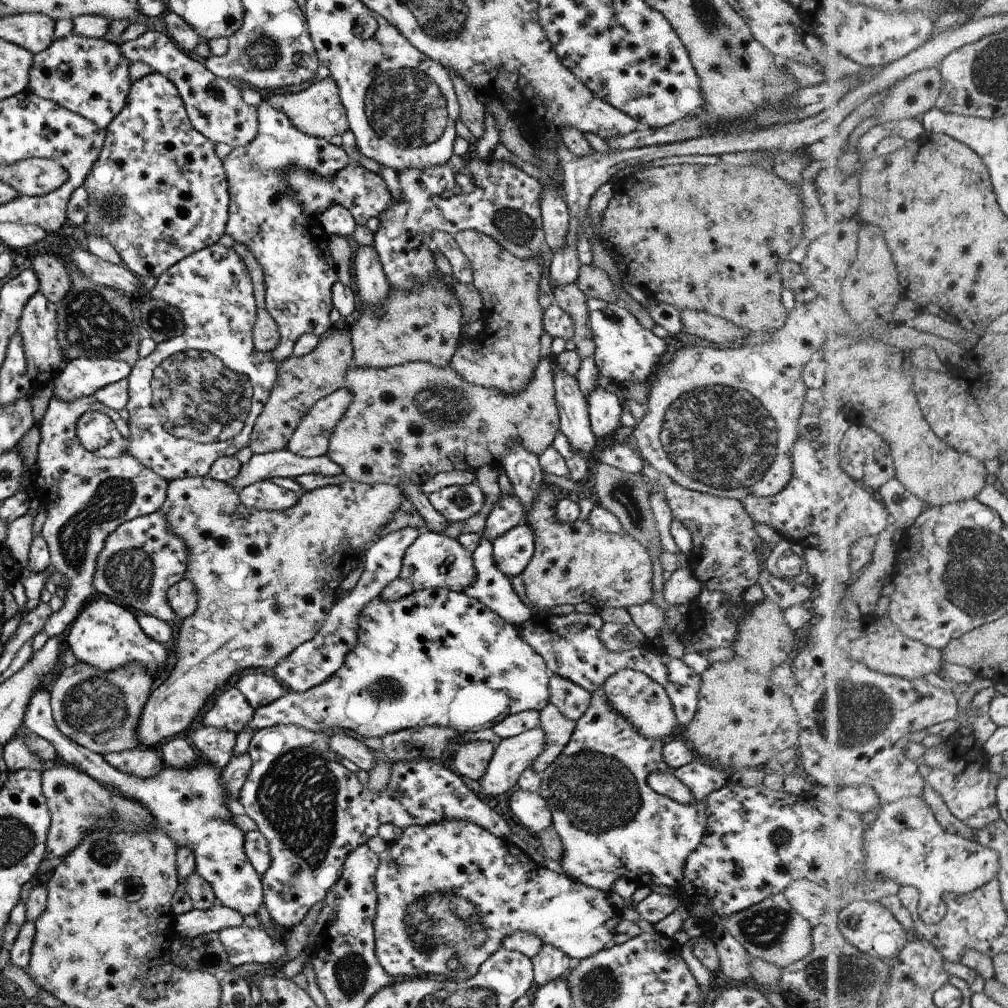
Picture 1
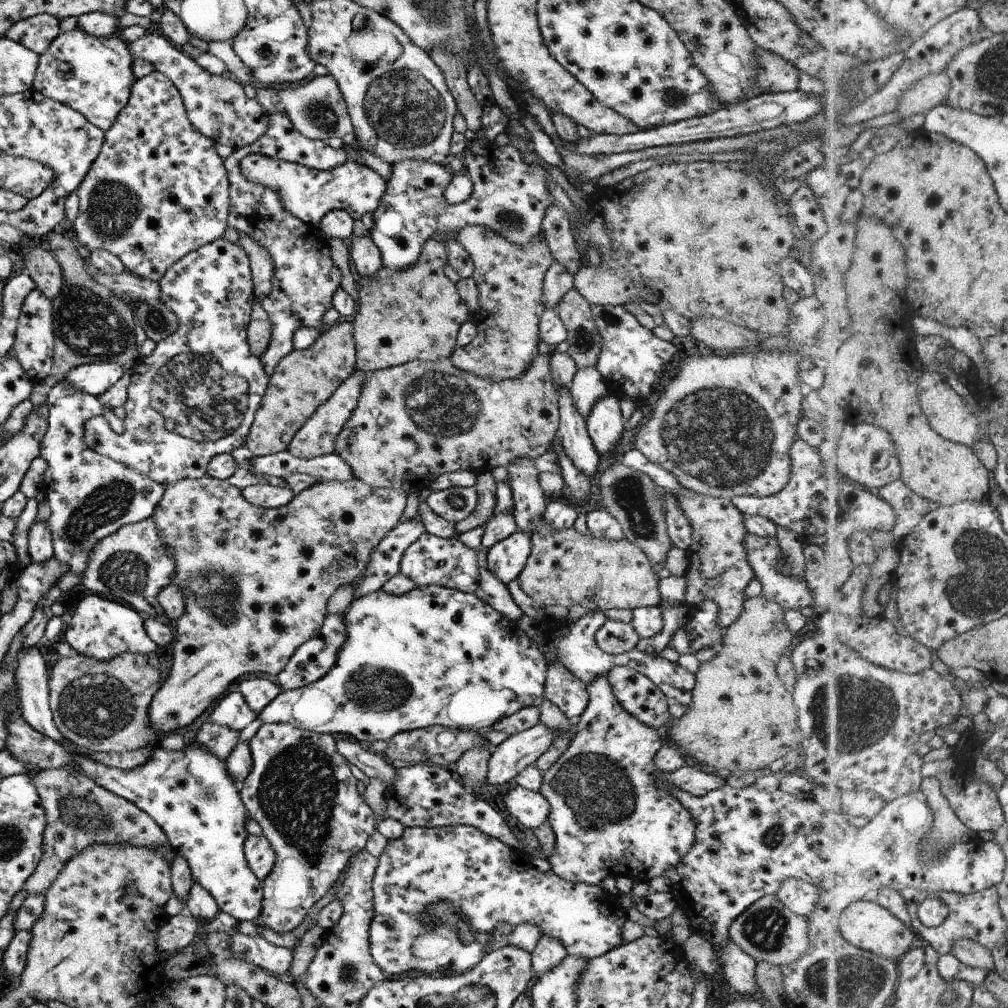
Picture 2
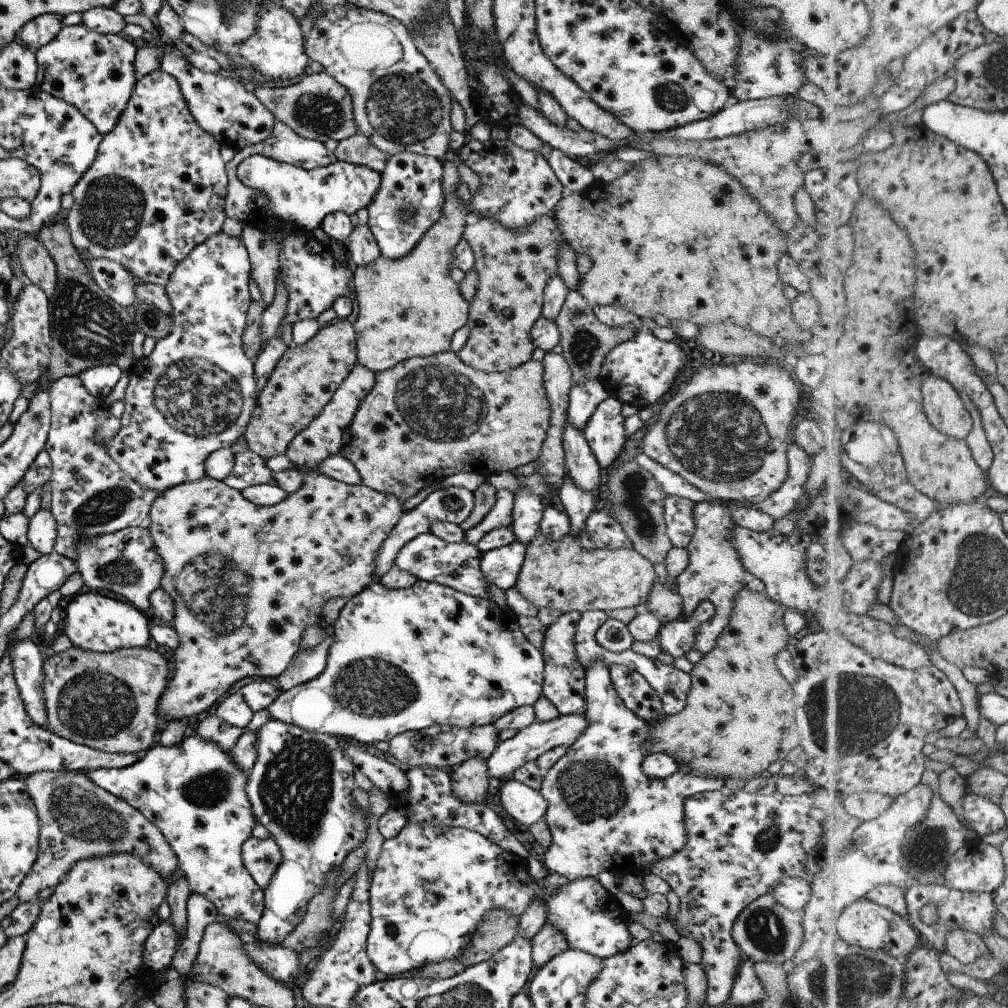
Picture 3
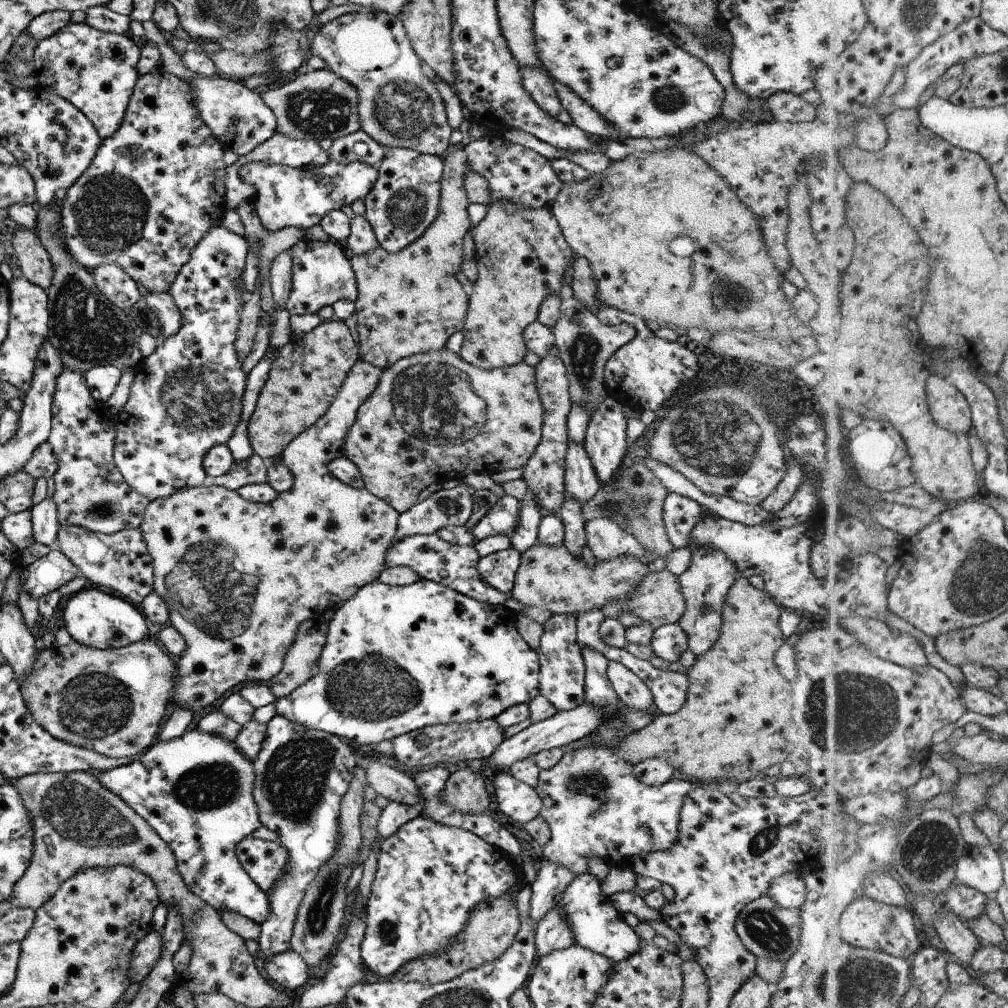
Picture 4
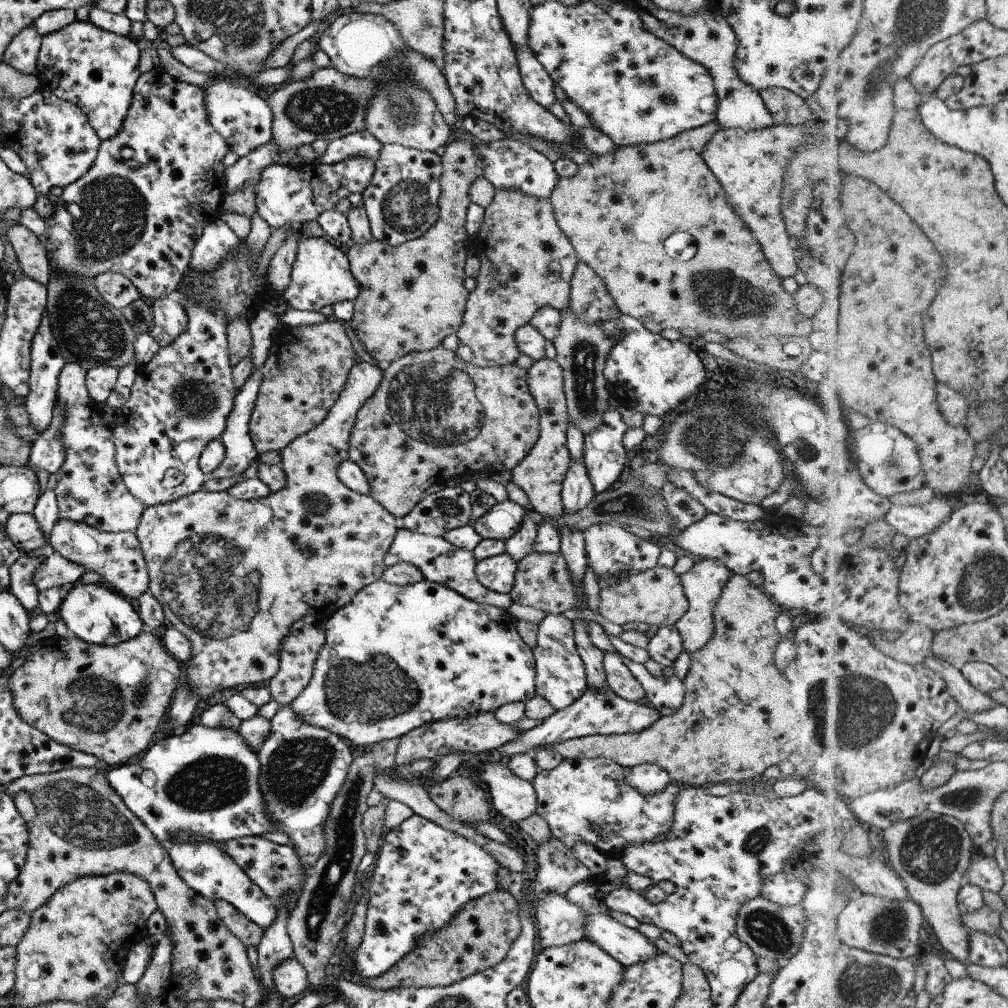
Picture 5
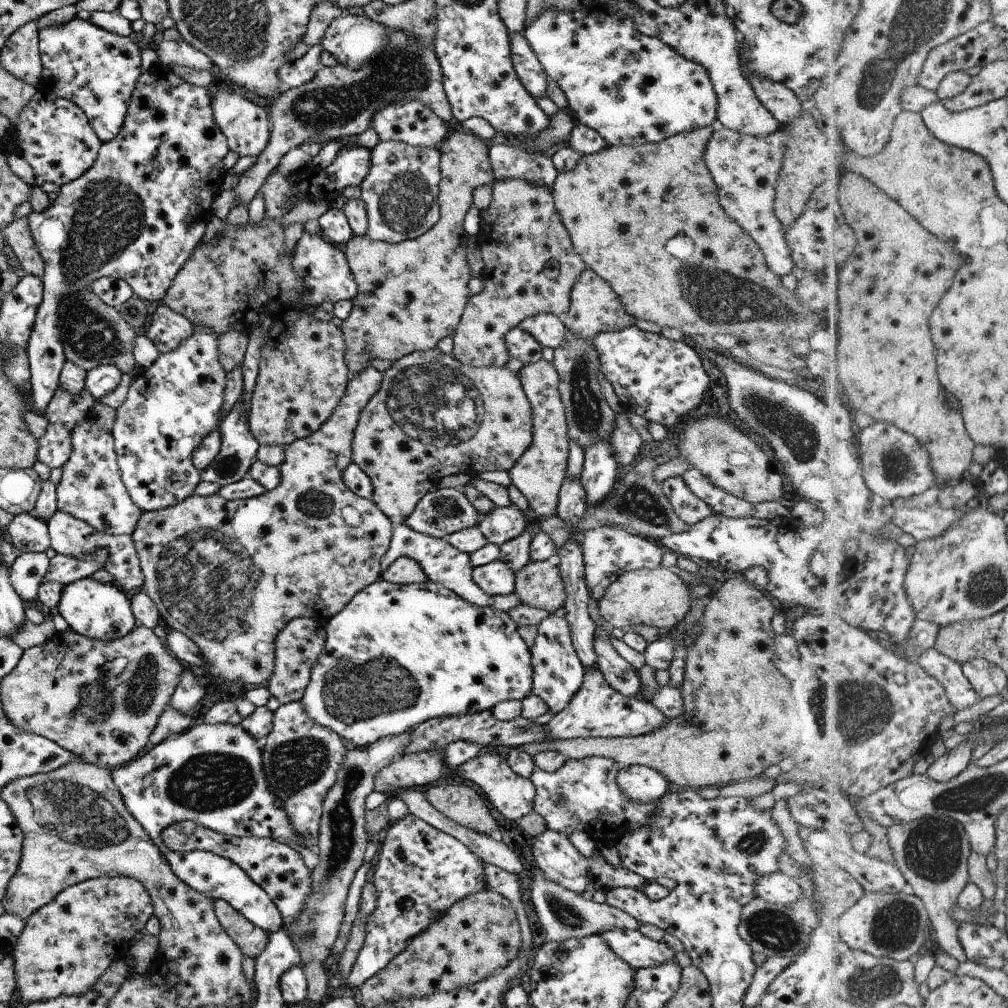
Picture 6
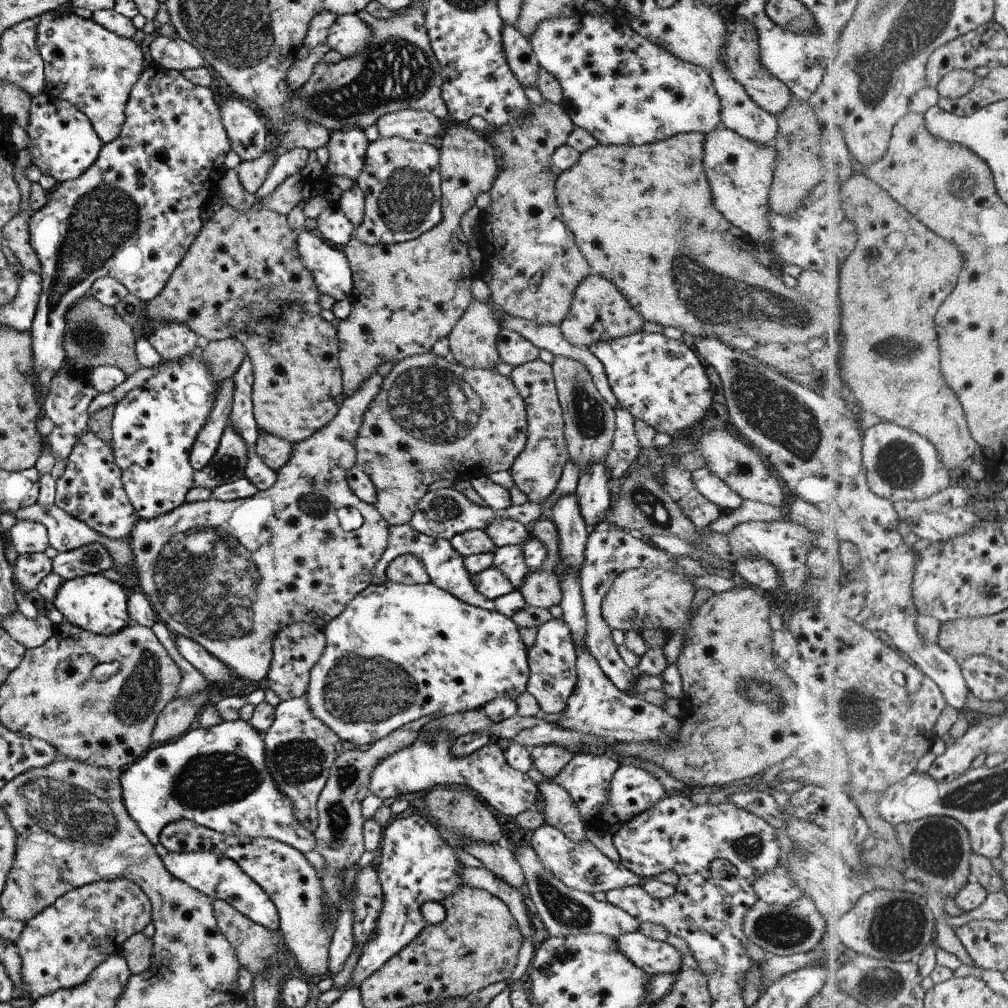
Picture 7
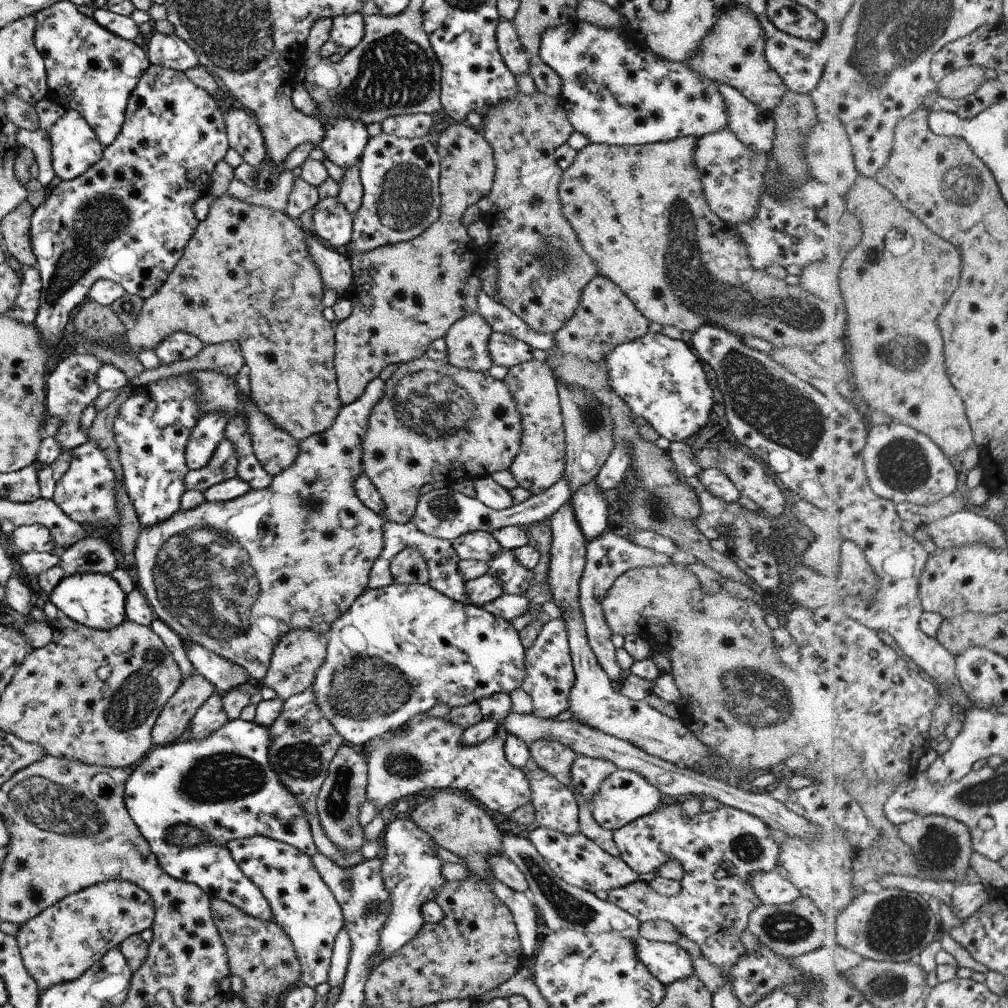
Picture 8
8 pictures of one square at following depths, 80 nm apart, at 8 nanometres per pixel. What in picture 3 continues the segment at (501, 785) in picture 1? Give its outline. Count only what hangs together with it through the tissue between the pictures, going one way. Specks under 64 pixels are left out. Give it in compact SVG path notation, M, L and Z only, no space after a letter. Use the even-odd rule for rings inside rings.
M583 713L570 715L557 715L554 719L534 720L529 726L519 730L514 736L504 741L499 740L492 753L486 758L486 773L495 777L500 782L507 779L519 765L527 761L534 761L540 754L551 750L553 747L568 747L585 730L586 718Z

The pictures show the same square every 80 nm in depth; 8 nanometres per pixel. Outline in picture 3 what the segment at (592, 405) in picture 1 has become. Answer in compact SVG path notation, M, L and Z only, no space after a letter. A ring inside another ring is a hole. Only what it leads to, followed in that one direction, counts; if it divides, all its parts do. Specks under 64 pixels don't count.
M607 396L595 407L582 430L600 469L607 468L625 444L627 436L620 411L621 405L617 399Z

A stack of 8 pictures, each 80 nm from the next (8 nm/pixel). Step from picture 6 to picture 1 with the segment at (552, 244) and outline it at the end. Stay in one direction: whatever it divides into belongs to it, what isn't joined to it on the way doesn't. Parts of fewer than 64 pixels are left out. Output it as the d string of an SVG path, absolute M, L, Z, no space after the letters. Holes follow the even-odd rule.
M471 229L456 232L453 238L471 265L471 283L482 305L482 329L473 340L459 344L448 365L469 384L493 387L512 395L526 387L541 358L539 336L543 310L537 303L537 282L543 270L541 254L518 259L501 248L493 237Z

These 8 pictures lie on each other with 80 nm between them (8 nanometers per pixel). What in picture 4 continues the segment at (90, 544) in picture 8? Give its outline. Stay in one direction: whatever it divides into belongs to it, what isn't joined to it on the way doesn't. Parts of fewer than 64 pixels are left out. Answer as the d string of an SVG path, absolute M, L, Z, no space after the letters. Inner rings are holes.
M52 548L45 556L25 568L23 589L38 599L79 576L78 568L61 552Z

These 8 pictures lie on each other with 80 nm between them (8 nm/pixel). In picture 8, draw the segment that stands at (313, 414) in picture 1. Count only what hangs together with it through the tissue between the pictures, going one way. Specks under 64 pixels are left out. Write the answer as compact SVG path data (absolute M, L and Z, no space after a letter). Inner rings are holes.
M378 377L373 378L357 400L353 400L350 404L342 405L333 420L333 424L320 434L309 436L307 439L299 442L299 452L295 456L295 460L283 468L277 476L273 477L267 488L251 489L245 492L245 495L239 496L227 502L201 502L195 508L189 510L179 510L166 520L161 520L158 524L153 524L151 528L140 528L137 538L135 538L135 546L133 546L133 571L135 574L135 587L144 594L148 606L154 612L154 619L161 620L169 629L173 630L179 636L179 639L187 642L199 644L205 650L217 654L217 656L227 660L233 664L237 664L239 668L245 670L245 674L249 681L260 683L265 677L269 667L270 657L279 642L279 638L289 632L289 630L298 630L299 628L307 628L324 636L329 630L331 622L336 620L351 607L353 600L356 600L361 593L367 589L368 574L377 557L381 554L384 546L383 542L383 526L384 518L366 508L355 496L353 492L353 480L355 476L360 474L361 469L361 438L367 427L367 416L371 408L379 402L379 398L383 396L384 382ZM341 510L354 514L359 517L359 523L355 524L351 530L343 530L339 525L337 513ZM229 582L241 582L241 586L235 586L235 590L239 590L241 594L241 608L237 608L237 604L233 606L233 602L229 604Z

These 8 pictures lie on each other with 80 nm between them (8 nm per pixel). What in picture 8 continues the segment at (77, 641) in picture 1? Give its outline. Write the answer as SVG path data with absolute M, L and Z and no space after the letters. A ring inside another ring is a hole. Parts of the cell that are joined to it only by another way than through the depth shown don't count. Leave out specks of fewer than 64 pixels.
M85 573L64 576L47 600L69 620L93 630L111 630L125 620L126 595L110 575Z

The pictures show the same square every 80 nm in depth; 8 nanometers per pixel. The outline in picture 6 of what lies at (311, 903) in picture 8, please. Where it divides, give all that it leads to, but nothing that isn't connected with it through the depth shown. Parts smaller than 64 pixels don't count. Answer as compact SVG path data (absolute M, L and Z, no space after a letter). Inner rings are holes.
M179 821L163 829L160 838L170 851L178 853L206 851L229 859L236 864L259 888L267 893L280 912L282 928L285 932L290 923L297 920L302 913L305 901L312 893L311 871L305 866L299 853L285 843L276 841L271 835L234 837L230 834L215 832L191 821Z

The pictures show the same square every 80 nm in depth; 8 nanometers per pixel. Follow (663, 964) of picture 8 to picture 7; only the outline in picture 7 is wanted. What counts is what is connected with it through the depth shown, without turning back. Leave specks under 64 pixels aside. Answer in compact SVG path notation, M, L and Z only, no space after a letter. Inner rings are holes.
M638 930L615 938L618 949L645 974L676 975L681 970L680 954L665 941L654 941Z

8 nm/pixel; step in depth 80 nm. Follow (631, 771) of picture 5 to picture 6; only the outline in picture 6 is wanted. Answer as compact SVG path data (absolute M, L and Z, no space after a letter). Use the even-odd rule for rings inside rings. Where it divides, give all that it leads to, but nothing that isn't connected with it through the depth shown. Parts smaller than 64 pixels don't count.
M643 765L618 769L615 780L617 788L637 803L658 801L671 788L660 773Z

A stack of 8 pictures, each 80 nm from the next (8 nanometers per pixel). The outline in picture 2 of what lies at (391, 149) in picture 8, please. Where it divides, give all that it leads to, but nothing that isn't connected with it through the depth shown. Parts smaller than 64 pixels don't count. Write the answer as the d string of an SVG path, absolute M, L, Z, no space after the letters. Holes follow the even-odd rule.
M491 142L479 150L479 153L472 155L471 194L463 202L454 205L447 204L444 199L444 188L449 184L452 176L452 172L444 164L440 165L431 160L403 159L391 165L385 190L377 208L371 213L372 226L368 232L380 252L383 267L394 271L414 265L418 261L423 242L431 234L447 232L455 234L465 225L483 225L517 246L524 245L539 235L541 219L547 208L555 203L547 189L547 183L553 181L549 173L541 164L523 162L520 150L510 144L496 146Z

